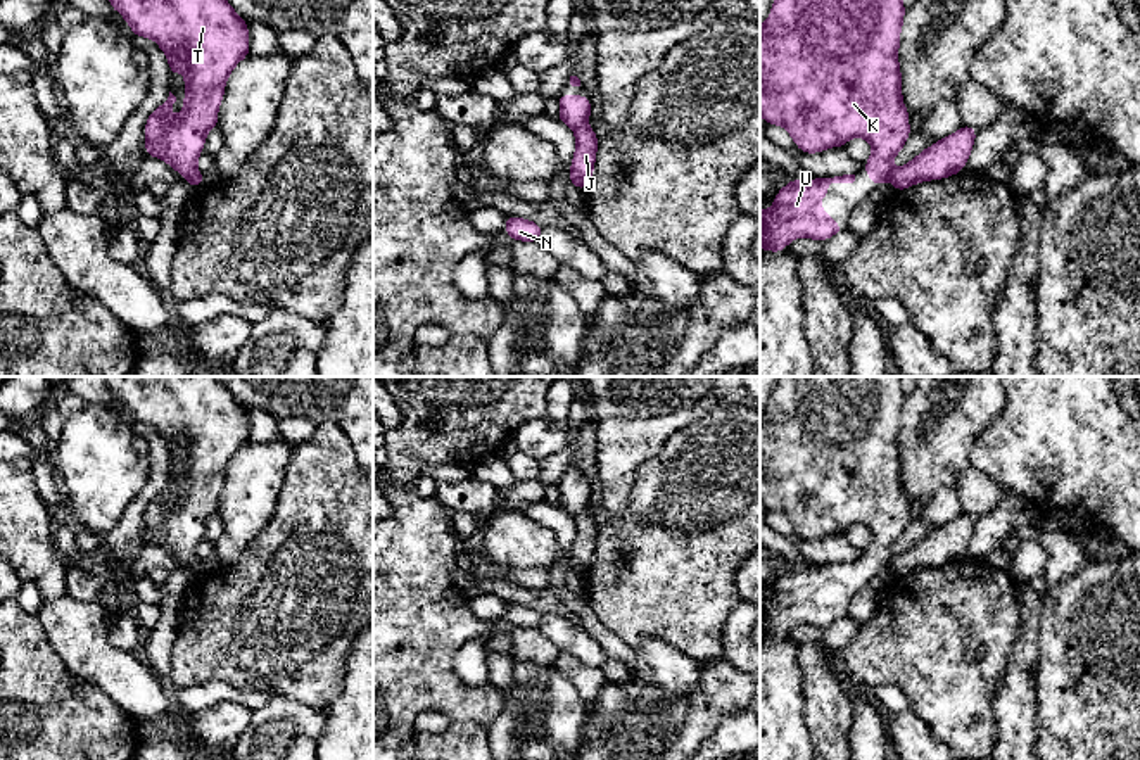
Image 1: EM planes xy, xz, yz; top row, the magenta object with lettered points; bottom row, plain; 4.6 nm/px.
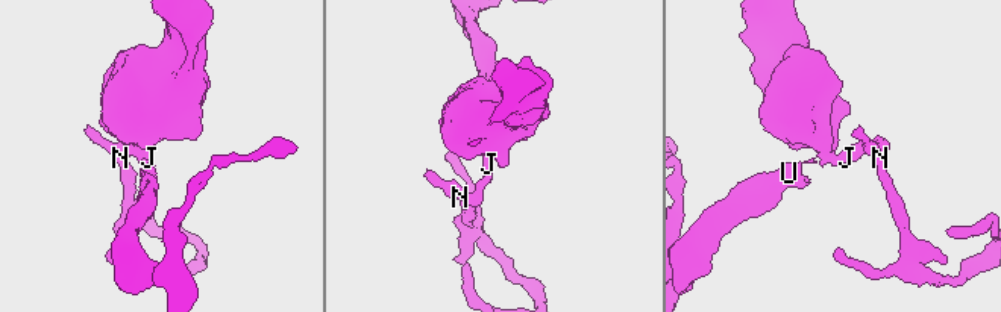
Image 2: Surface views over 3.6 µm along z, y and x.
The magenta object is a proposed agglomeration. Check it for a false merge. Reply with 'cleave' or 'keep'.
cleave

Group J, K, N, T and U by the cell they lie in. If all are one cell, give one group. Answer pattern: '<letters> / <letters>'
J N / K T U

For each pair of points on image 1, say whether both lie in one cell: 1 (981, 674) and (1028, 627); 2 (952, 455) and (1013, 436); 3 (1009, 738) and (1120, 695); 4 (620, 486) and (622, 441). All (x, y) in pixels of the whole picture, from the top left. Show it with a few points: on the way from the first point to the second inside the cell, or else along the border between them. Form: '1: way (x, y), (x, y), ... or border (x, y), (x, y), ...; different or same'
1: border (1018, 603), (1014, 650), (1002, 683); different
2: border (997, 415), (978, 437), (969, 463); different
3: border (1037, 688), (1035, 741); different
4: way (620, 475), (620, 451); same

